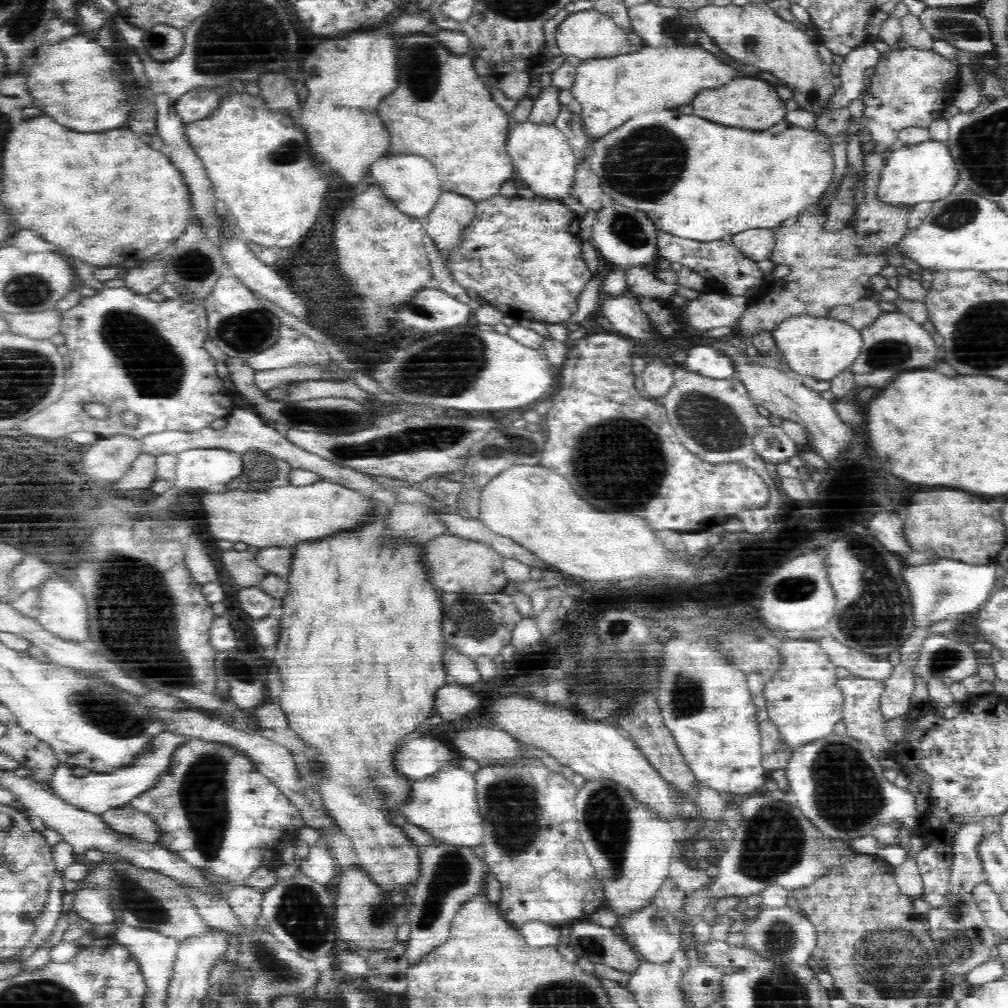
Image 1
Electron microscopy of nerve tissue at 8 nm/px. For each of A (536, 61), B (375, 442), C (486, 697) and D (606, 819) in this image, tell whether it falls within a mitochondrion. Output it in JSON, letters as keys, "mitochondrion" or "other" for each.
{"A":"other","B":"mitochondrion","C":"other","D":"mitochondrion"}

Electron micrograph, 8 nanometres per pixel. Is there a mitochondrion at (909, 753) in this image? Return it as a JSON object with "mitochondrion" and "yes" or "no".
{"mitochondrion":"no"}

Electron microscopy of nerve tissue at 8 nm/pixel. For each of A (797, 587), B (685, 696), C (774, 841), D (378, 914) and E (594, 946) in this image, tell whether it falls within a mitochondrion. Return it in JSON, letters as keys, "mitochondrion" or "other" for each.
{"A":"mitochondrion","B":"mitochondrion","C":"mitochondrion","D":"mitochondrion","E":"mitochondrion"}

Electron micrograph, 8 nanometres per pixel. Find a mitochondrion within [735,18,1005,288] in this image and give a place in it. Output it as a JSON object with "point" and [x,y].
{"point":[961,212]}

